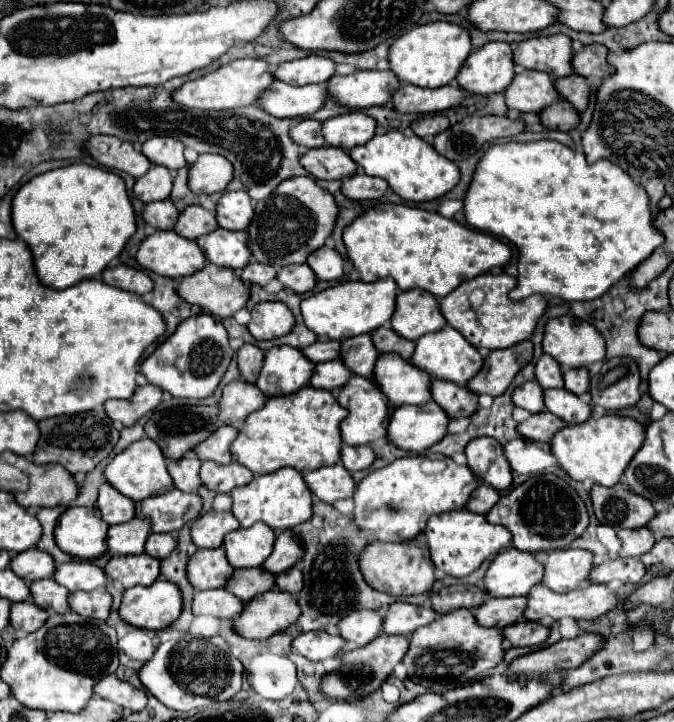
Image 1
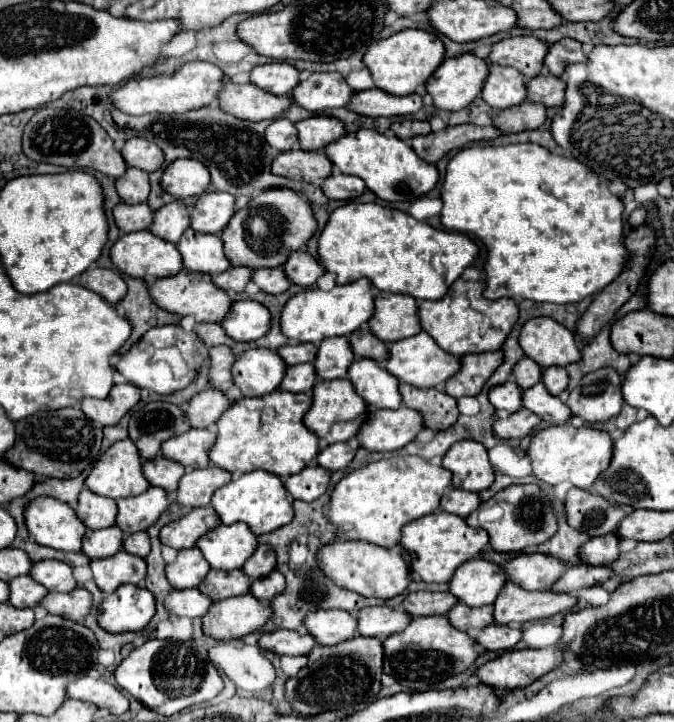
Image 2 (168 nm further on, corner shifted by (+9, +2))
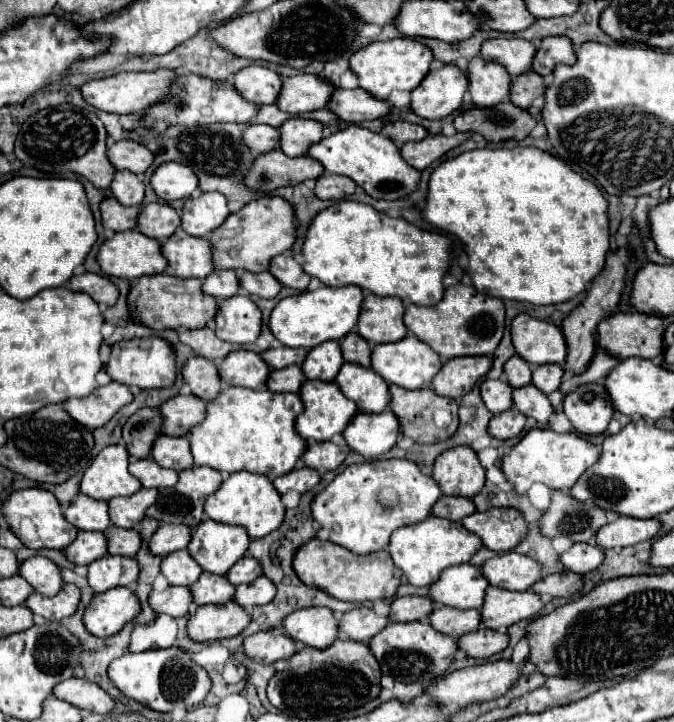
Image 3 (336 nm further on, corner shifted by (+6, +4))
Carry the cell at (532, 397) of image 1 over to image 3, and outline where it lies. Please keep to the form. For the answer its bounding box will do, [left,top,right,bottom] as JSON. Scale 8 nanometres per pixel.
[480,380,512,414]

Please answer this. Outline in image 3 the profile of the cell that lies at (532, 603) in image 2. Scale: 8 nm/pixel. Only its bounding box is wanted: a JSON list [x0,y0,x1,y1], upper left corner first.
[482,586,544,630]

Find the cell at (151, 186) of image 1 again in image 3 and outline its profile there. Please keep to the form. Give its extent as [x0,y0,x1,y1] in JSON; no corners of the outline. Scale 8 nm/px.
[110,170,144,206]

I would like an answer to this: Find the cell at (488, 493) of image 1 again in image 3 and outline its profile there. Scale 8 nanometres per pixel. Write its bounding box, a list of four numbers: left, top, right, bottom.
[432,496,476,522]

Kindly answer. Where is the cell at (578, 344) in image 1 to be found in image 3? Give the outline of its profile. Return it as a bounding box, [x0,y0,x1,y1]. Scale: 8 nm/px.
[512,314,566,366]

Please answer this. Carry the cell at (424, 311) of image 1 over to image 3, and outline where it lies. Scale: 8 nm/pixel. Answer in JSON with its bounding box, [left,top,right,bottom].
[356,294,408,344]

